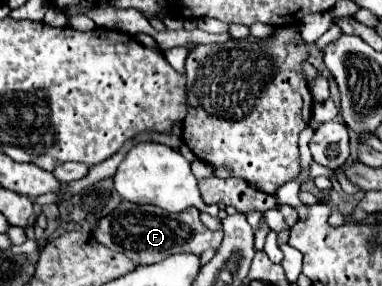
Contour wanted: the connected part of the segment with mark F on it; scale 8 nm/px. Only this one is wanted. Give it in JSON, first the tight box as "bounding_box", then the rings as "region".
{"bounding_box":[92,204,224,264],"region":[[[120,204],[120,208],[104,218],[100,218],[96,222],[96,226],[92,228],[92,236],[102,242],[106,248],[116,250],[116,252],[124,252],[128,254],[128,258],[132,258],[132,262],[136,264],[154,264],[154,262],[162,262],[164,258],[172,256],[172,254],[202,254],[204,250],[218,250],[220,240],[224,238],[224,232],[212,232],[208,230],[202,222],[200,222],[200,212],[198,208],[186,208],[178,214],[146,214],[140,212],[140,206],[136,208],[124,208],[124,204]]]}

